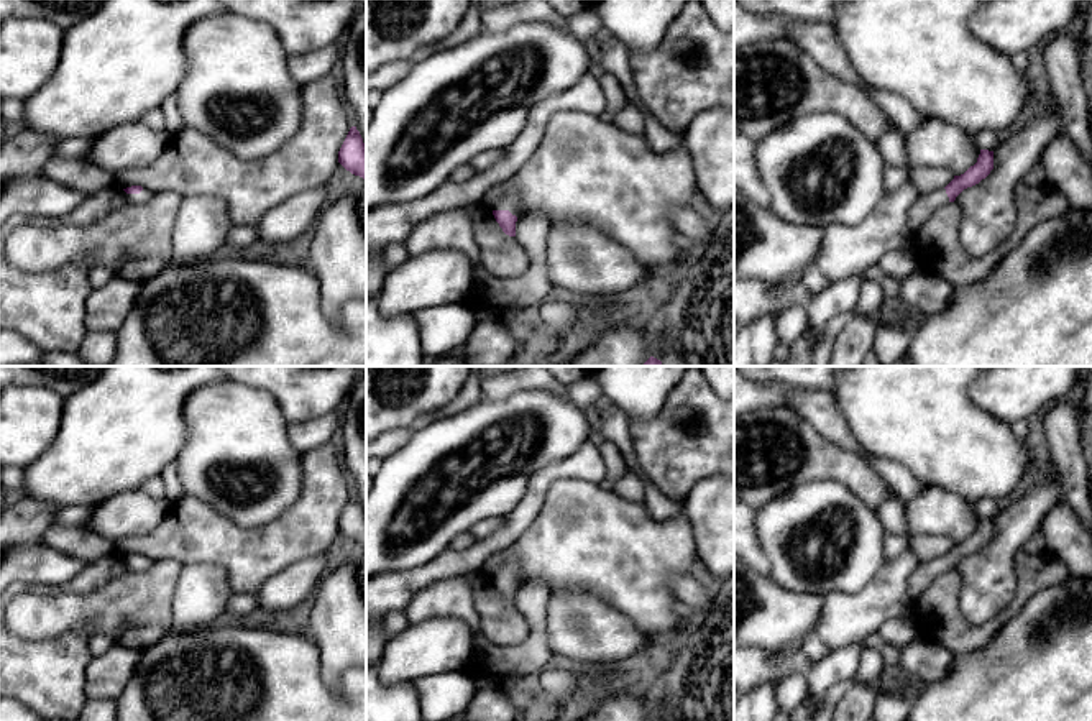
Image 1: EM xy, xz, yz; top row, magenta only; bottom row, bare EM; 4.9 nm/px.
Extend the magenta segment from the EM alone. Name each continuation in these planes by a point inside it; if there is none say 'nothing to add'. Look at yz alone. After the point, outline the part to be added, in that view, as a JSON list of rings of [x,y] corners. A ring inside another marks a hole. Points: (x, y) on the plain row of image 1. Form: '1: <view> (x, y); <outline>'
1: yz (926, 572); [[[939,557],[929,562],[920,562],[920,565],[908,580],[910,596],[916,601],[925,593],[925,590],[933,583],[933,580],[946,573],[947,570],[949,565],[946,562],[946,557]]]

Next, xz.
1: xz (509, 570); [[[514,563],[502,565],[491,578],[509,578],[512,583],[519,583],[517,568]]]

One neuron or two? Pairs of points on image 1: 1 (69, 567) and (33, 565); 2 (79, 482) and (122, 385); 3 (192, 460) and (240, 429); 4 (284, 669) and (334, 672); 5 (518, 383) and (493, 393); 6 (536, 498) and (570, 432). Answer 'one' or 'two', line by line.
1: one
2: one
3: one
4: two
5: one
6: two

